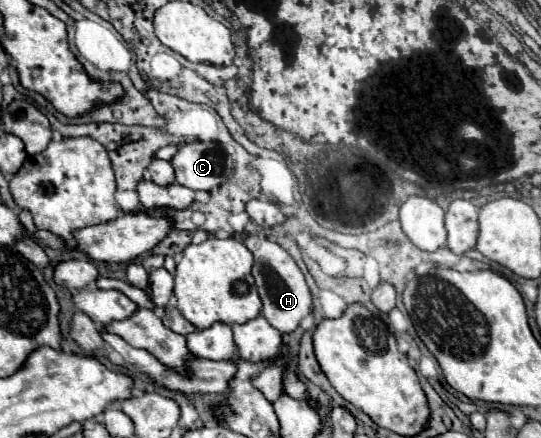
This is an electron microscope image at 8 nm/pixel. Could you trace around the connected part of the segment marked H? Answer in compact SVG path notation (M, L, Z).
M247 235L243 239L243 243L249 247L249 251L255 257L257 267L253 267L253 277L255 277L257 289L259 289L259 297L263 301L261 315L281 333L291 333L293 329L297 329L299 321L311 313L311 293L307 289L301 269L297 267L293 257L281 245L277 245L275 241L267 239L267 237Z

